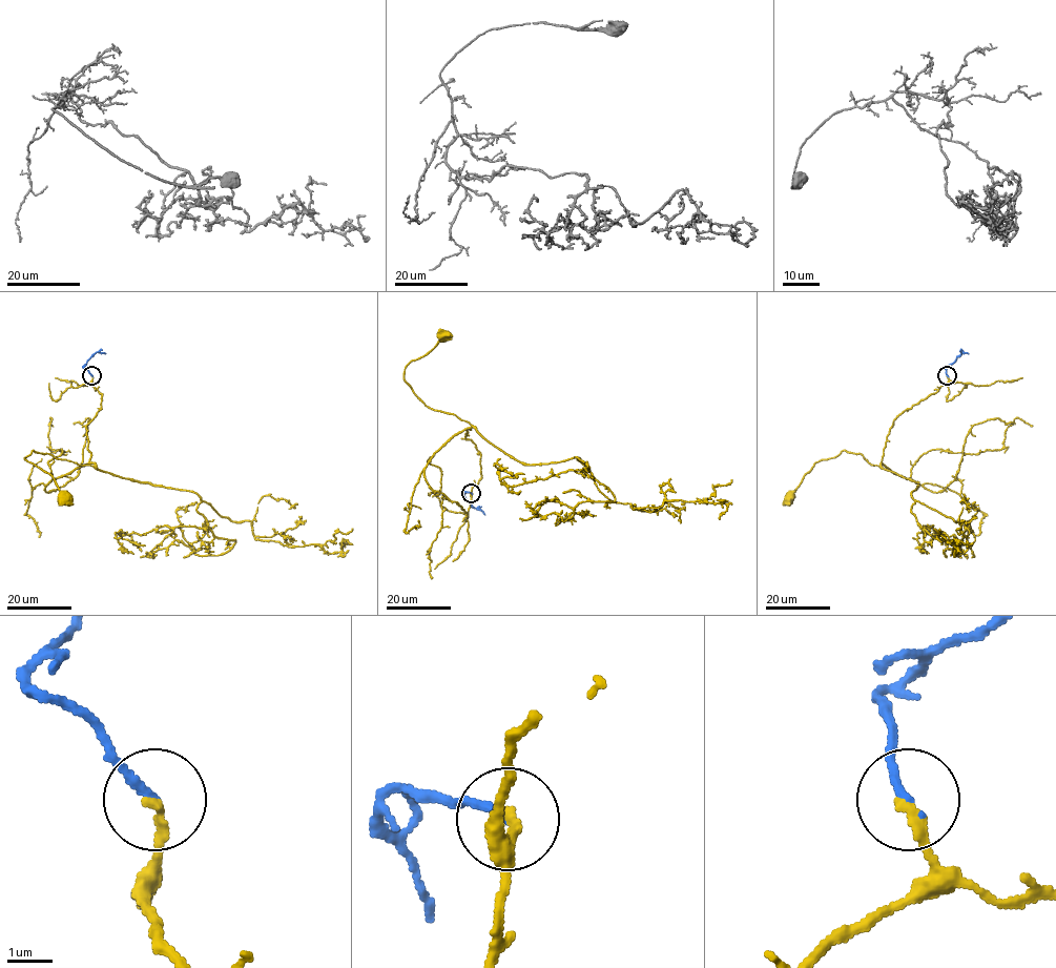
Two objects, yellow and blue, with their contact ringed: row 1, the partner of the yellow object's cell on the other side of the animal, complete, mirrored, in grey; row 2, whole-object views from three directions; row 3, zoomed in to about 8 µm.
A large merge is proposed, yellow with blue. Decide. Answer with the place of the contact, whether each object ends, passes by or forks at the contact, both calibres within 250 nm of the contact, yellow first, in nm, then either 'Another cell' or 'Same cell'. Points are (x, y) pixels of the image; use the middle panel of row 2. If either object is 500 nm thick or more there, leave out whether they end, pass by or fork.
Place: (471, 493). At the ring yellow ends. At the ring blue ends. Thickness 240 nm (yellow) against 180 nm. Same cell

